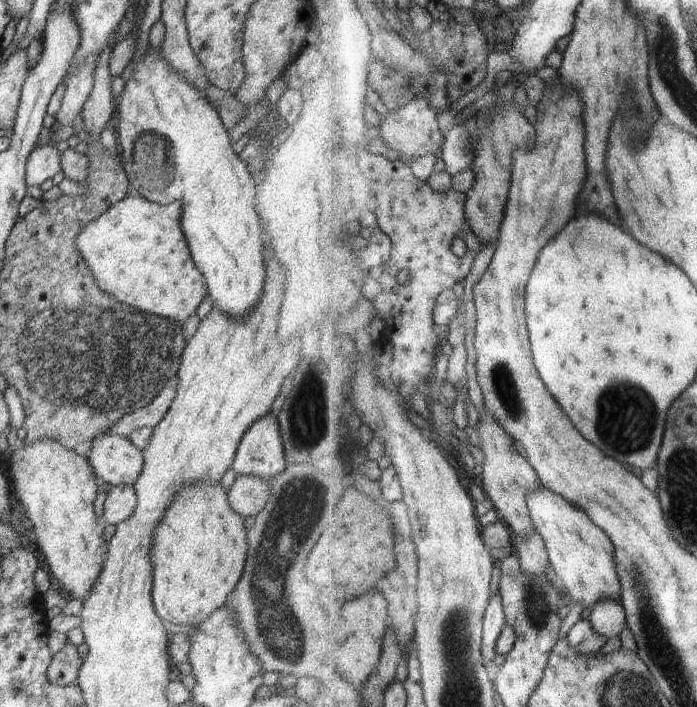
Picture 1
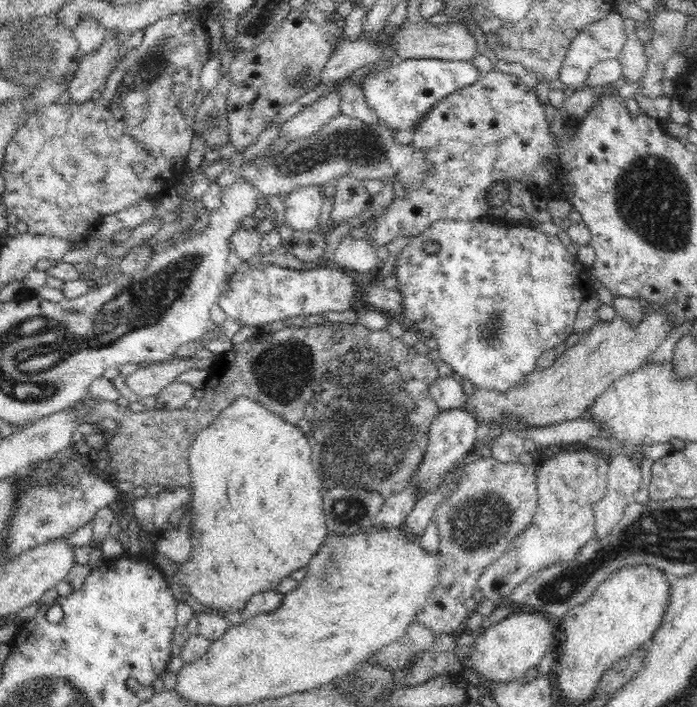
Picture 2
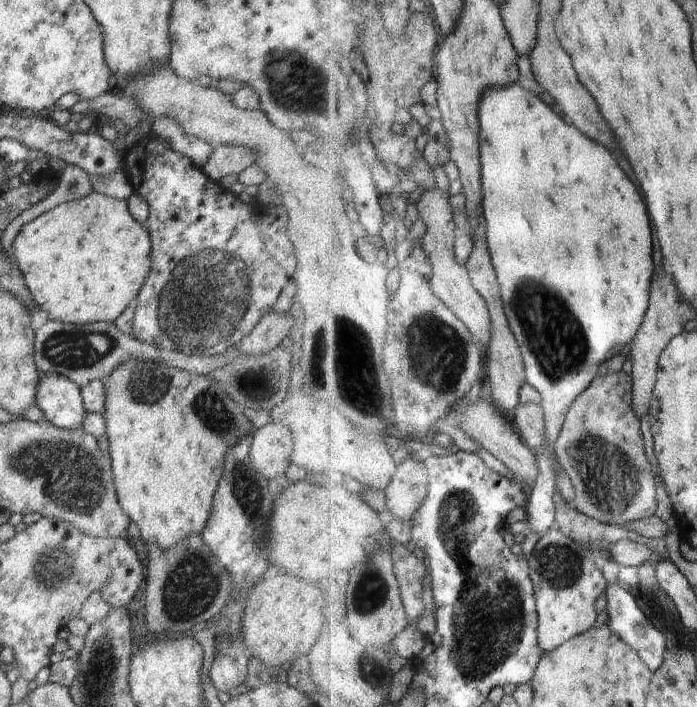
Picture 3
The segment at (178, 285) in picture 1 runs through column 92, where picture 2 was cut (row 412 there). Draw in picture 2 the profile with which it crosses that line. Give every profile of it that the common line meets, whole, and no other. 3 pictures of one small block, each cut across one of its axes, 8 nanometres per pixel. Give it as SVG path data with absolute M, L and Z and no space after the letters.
M242 396L228 405L227 409L221 410L217 419L195 436L195 441L187 455L193 492L190 502L192 511L189 526L190 535L192 535L192 554L190 554L190 560L186 564L178 564L178 574L174 578L170 578L170 582L178 583L180 586L185 584L192 597L200 604L206 605L208 609L237 611L242 610L254 594L274 589L278 582L284 580L286 576L290 576L299 568L306 567L328 534L325 512L323 511L324 488L314 465L312 465L311 455L310 444L304 431L300 427L286 422L284 417L268 411L258 401Z

